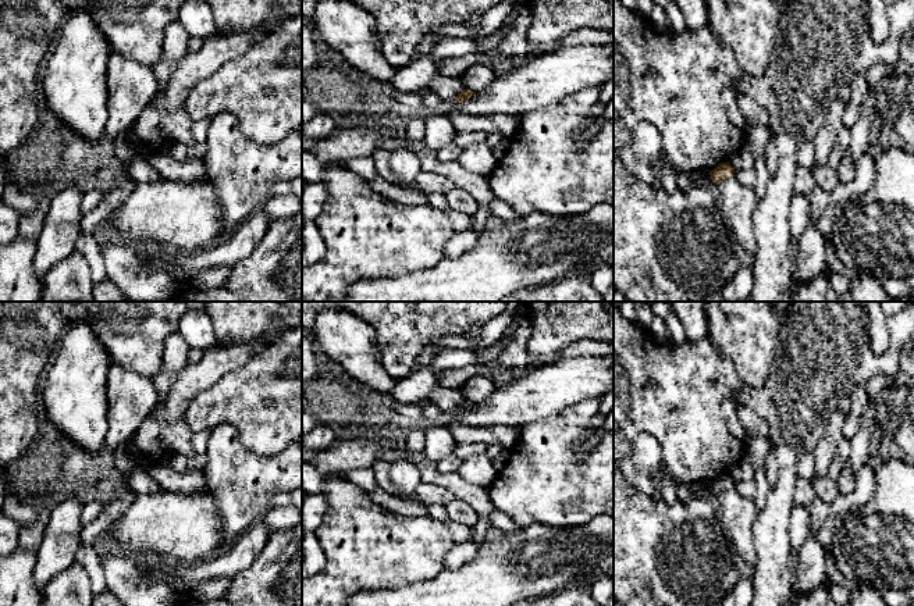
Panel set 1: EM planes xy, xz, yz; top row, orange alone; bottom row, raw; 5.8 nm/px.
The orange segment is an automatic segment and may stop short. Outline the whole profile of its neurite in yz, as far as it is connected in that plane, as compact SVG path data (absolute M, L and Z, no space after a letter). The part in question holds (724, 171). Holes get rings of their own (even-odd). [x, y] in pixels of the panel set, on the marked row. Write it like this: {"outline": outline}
{"outline": "M729 161L719 164L709 172L709 175L714 183L719 183L730 177L735 177L739 183L747 188L753 188L757 181L754 168L736 171Z"}

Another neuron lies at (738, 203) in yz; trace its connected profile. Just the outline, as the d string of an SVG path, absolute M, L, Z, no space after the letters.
M730 177L715 183L714 190L729 232L735 235L746 252L754 254L757 252L757 240L753 215L760 199L753 188L743 186L735 177Z

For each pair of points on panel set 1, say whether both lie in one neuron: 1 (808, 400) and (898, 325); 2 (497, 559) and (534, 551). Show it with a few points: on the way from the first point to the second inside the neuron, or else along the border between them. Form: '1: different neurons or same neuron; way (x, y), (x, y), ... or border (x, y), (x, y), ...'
1: same neuron; way (836, 373), (845, 364), (879, 364), (891, 353)
2: same neuron; way (507, 559), (525, 558)

